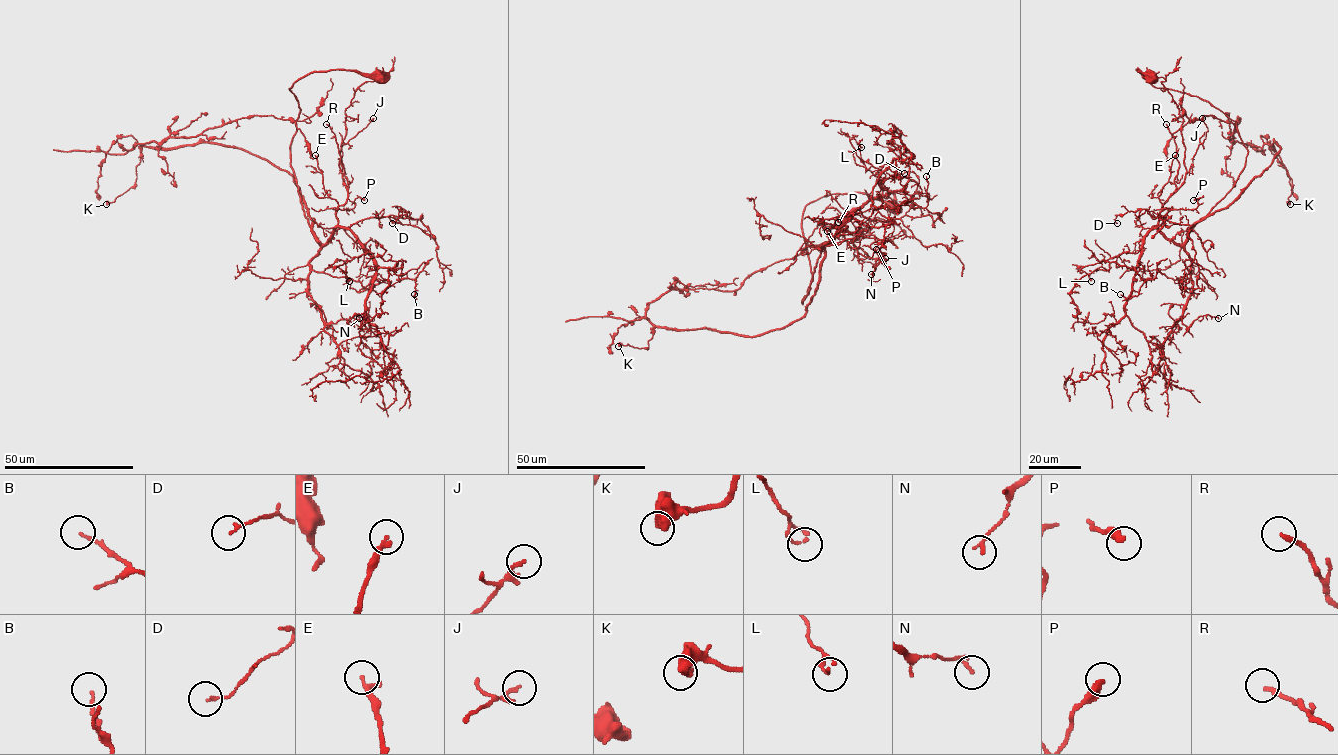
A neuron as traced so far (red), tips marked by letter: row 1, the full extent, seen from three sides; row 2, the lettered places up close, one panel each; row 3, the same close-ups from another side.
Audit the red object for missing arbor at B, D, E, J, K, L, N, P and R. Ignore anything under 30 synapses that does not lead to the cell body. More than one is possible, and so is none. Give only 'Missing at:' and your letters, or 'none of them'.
Missing at: none of them

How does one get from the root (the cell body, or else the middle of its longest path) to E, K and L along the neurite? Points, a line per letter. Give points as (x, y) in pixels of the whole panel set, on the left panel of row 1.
E: (379, 76), (314, 71), (290, 88), (299, 108), (290, 165), (323, 244), (338, 203), (315, 155)
K: (379, 76), (314, 71), (290, 88), (310, 226), (290, 173), (210, 143), (142, 145), (135, 184), (106, 204)
L: (379, 76), (314, 71), (290, 88), (309, 227), (322, 244), (347, 227), (370, 253), (338, 266), (349, 281)

